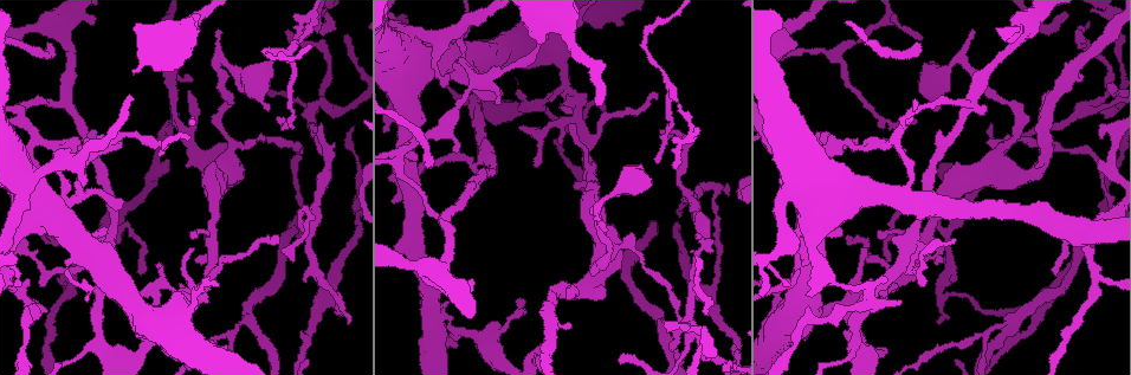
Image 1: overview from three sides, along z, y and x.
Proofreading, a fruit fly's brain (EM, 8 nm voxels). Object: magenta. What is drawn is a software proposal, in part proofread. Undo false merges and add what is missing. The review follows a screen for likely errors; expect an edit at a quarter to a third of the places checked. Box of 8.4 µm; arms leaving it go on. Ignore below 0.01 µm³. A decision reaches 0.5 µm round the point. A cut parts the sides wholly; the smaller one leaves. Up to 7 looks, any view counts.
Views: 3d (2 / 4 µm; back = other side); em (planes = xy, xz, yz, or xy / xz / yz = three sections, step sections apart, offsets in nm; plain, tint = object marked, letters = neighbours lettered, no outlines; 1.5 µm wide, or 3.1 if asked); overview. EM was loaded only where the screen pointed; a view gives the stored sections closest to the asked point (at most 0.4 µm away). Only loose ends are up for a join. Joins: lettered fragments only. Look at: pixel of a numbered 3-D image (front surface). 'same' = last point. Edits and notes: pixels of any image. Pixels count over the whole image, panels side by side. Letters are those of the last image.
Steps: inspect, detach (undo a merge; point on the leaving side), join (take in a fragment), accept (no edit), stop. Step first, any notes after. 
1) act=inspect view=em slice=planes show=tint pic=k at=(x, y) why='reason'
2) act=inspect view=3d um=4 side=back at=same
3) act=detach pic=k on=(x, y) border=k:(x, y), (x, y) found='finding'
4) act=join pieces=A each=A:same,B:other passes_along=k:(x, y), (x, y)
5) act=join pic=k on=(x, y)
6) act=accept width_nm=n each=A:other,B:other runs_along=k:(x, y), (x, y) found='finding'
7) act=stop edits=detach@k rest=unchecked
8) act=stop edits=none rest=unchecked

act=inspect view=3d um=4 pic=1 at=(227, 346) why='branch stops here'

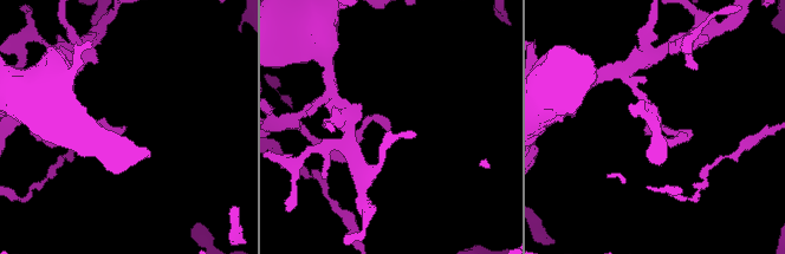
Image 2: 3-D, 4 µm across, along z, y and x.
act=inspect view=em slice=xz step=8 show=tint pic=2 at=(124, 129)

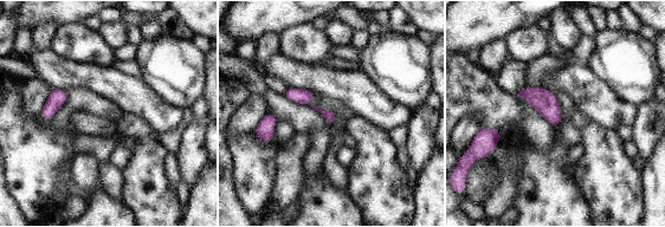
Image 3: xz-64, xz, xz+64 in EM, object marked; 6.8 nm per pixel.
act=inspect view=em slice=planes show=letters at=same why='cut it another way'

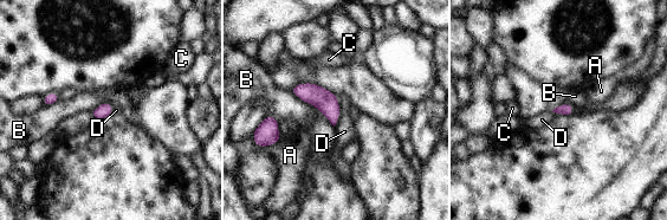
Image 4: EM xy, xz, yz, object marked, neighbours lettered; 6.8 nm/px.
act=join pieces=A longest_contact=B:340nm each=A:same,B:other,C:other,D:other passes_along=4:(266, 134), (271, 144), (290, 155) found='the cell continues'

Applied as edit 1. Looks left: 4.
act=inspect view=overview

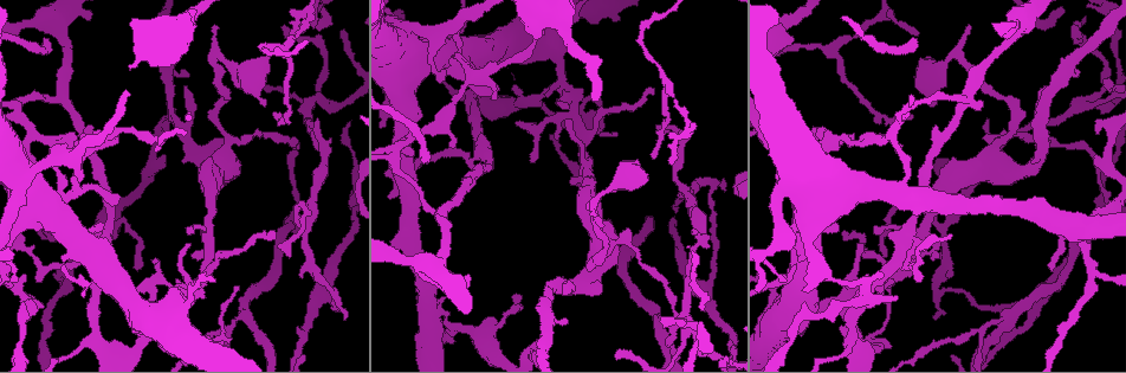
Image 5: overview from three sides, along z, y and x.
act=inspect view=em slice=planes show=tint pic=5 at=(18, 116) why='sharp bend'

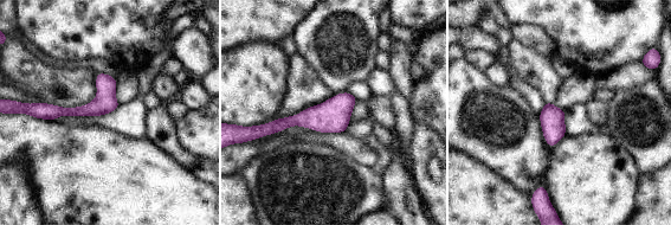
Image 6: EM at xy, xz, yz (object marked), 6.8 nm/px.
act=inspect view=em slice=planes show=letters at=same

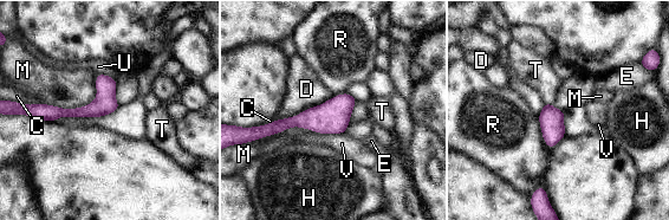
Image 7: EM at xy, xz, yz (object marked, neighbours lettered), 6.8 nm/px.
act=accept longest_contact=D:460nm each=C:other,D:other,E:other,H:other,M:other,R:other,T:other,U:other,V:other runs_along=7:(352, 101), (330, 117), (265, 130) found='continuous, no second cell'

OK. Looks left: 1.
act=stop edits=join@4 rest=unchecked

